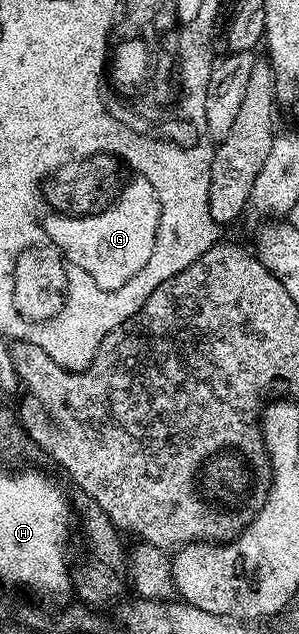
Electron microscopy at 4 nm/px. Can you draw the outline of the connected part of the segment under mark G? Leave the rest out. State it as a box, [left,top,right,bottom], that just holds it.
[44,175,159,286]

